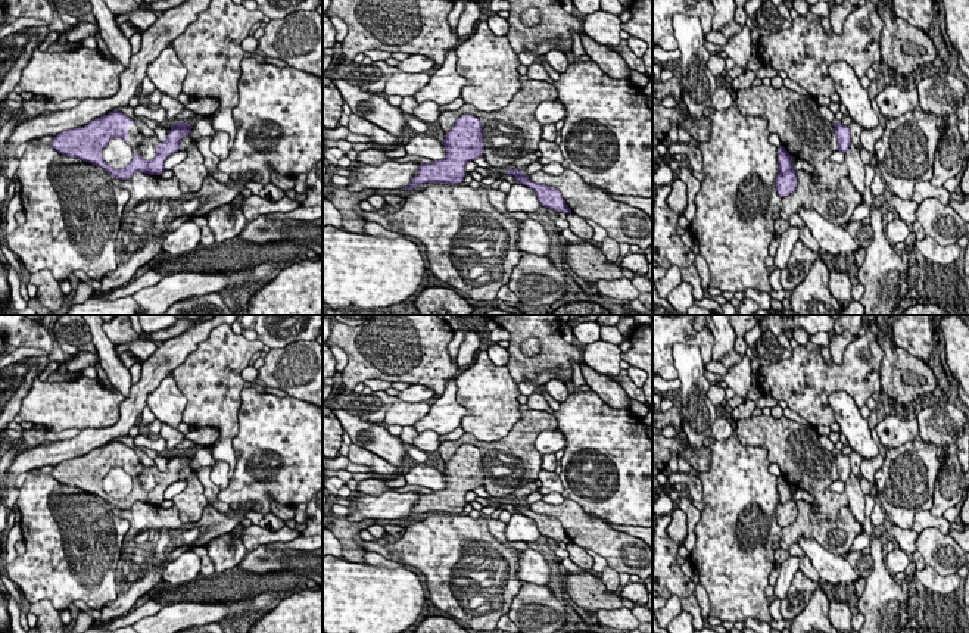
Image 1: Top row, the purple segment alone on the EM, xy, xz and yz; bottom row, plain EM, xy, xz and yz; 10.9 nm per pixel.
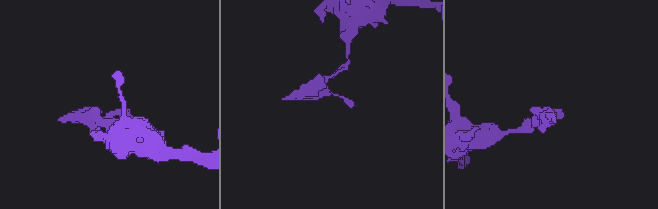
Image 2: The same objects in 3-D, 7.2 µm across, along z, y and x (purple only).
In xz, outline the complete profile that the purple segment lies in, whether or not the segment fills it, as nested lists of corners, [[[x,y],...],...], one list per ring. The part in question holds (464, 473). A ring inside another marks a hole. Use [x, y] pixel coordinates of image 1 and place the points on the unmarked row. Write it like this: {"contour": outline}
{"contour": [[[461,445],[442,471],[446,487],[433,493],[421,493],[412,512],[404,520],[412,520],[418,514],[443,512],[458,514],[464,511],[465,495],[476,487],[483,487],[484,468],[480,450],[474,445]]]}

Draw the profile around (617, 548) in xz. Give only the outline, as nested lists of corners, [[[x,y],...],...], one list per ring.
[[[564,499],[561,505],[538,501],[529,508],[558,520],[571,543],[595,551],[617,573],[641,579],[652,574],[652,549],[644,540],[614,530],[602,518],[591,517],[574,501]]]

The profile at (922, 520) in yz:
[[[919,511],[915,514],[915,520],[912,524],[912,530],[920,534],[925,528],[934,527],[940,530],[942,534],[948,534],[951,530],[951,524],[947,521],[947,518],[935,517],[931,514],[931,511]]]

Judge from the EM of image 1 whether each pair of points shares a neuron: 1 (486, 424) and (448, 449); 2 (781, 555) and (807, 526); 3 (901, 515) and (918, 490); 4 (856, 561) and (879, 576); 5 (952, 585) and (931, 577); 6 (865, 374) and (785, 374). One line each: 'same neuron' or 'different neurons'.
1: different neurons
2: different neurons
3: same neuron
4: different neurons
5: same neuron
6: same neuron

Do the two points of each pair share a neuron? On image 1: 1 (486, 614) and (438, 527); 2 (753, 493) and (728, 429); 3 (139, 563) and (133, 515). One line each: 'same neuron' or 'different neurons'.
1: same neuron
2: different neurons
3: same neuron

